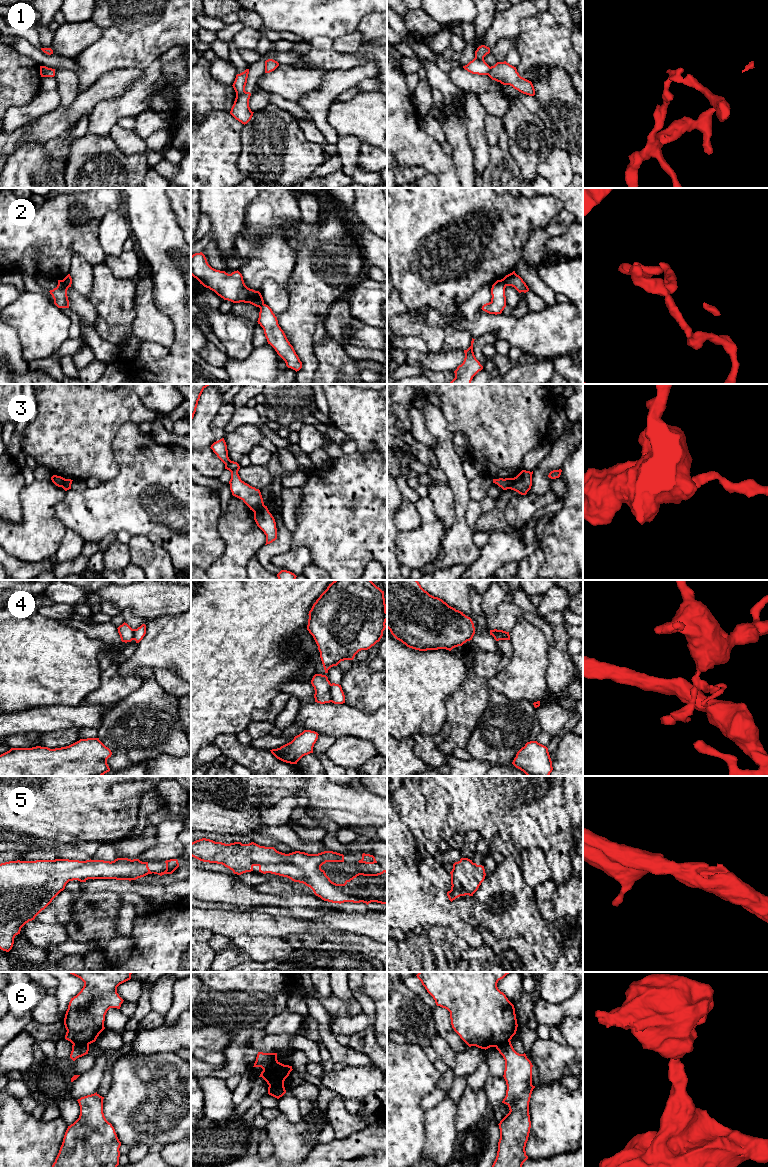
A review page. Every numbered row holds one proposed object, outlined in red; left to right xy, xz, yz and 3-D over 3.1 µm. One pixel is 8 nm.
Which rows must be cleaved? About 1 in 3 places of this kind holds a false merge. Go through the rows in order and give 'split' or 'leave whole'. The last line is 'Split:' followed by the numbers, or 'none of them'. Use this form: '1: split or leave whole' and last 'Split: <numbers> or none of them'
1: split
2: split
3: split
4: split
5: leave whole
6: split
Split: 1, 2, 3, 4, 6

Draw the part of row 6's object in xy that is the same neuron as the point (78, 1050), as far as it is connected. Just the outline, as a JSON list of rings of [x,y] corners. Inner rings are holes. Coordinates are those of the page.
[[[78,1043],[73,1044],[70,1058],[73,1061],[75,1061],[77,1058],[88,1054],[88,1051],[89,1051],[89,1045],[88,1044],[78,1044]]]

